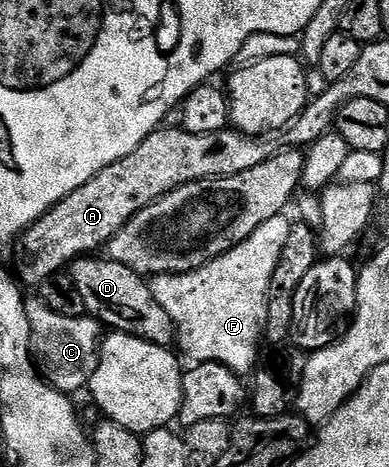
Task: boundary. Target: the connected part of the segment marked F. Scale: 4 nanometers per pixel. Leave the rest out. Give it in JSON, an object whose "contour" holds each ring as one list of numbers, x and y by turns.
{"contour":[[285,214,264,221,252,237,240,241,228,253,205,263,195,271,185,271,179,275,155,275,149,280,150,292,156,301,172,317,176,330,176,339,194,361,203,363,219,363,240,377,246,377,259,366,258,346,263,346,266,334,266,318,268,317,268,301,272,273,276,273,276,265,280,261,280,253,284,253,284,241,288,241,291,220]]}

